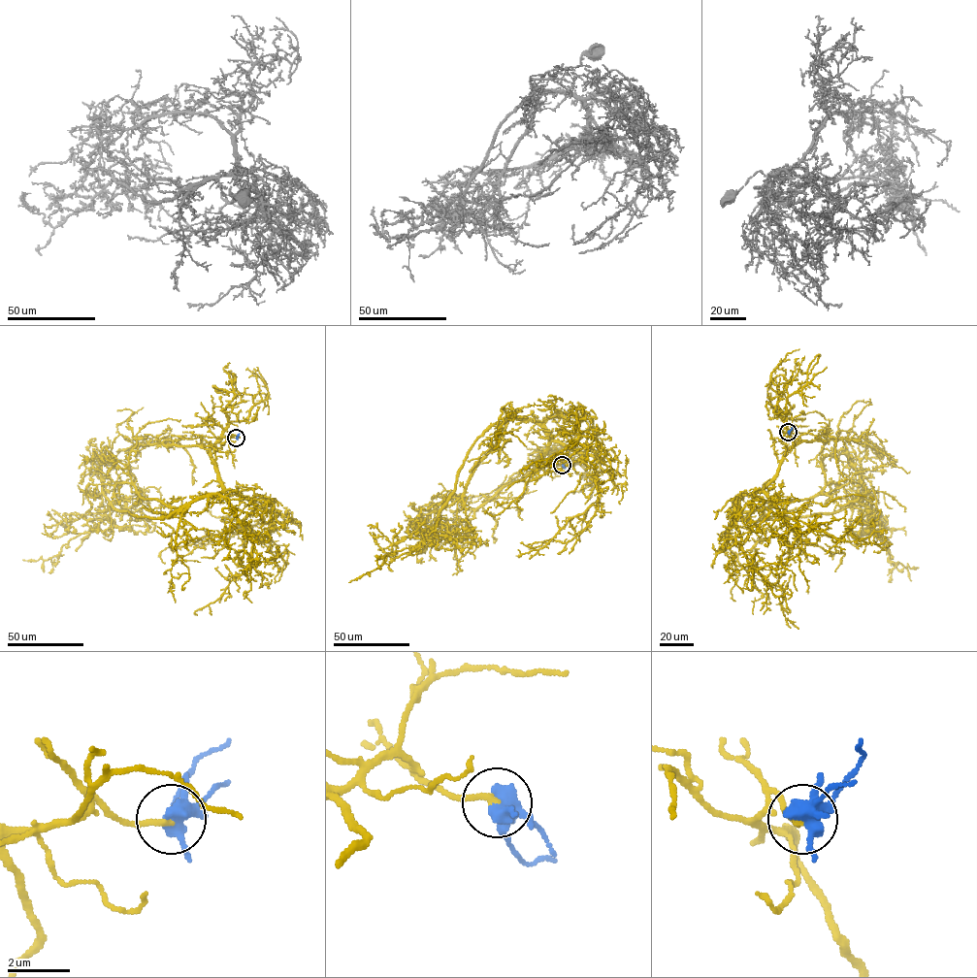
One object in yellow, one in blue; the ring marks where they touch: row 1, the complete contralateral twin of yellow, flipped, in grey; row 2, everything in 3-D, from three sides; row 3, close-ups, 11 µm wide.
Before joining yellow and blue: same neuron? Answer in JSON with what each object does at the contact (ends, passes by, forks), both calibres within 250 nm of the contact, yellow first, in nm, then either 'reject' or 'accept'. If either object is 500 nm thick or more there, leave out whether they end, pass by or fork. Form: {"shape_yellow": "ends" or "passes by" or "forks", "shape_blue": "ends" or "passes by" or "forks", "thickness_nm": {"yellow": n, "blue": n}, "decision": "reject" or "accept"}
{"shape_yellow": "ends", "shape_blue": "forks", "thickness_nm": {"yellow": 190, "blue": 440}, "decision": "accept"}

